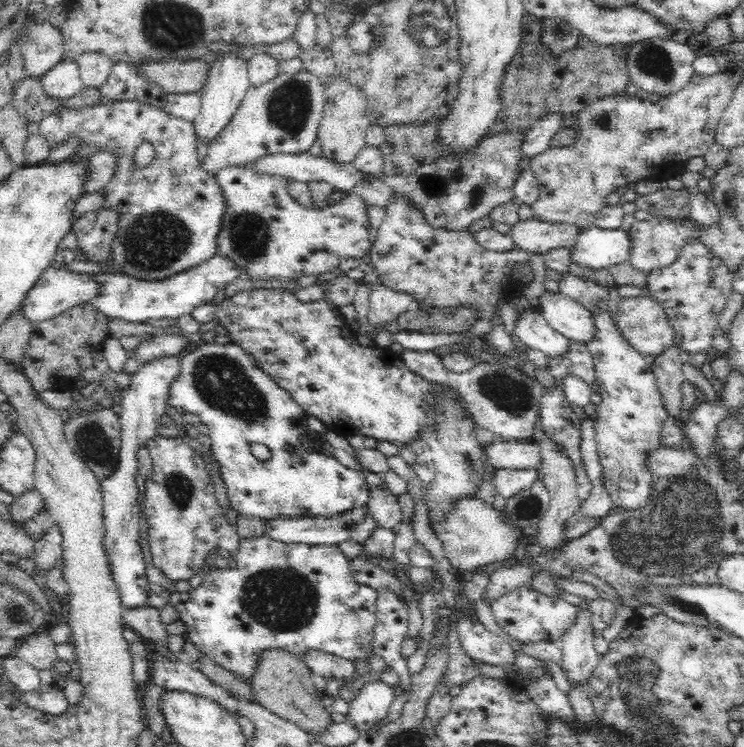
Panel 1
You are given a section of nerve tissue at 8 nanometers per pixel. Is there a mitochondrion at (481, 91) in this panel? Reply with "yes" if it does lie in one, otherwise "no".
no

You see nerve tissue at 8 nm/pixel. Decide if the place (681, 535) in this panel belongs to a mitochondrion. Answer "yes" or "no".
yes

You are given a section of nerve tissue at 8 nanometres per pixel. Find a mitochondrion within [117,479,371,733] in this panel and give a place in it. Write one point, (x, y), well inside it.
(283, 599)

